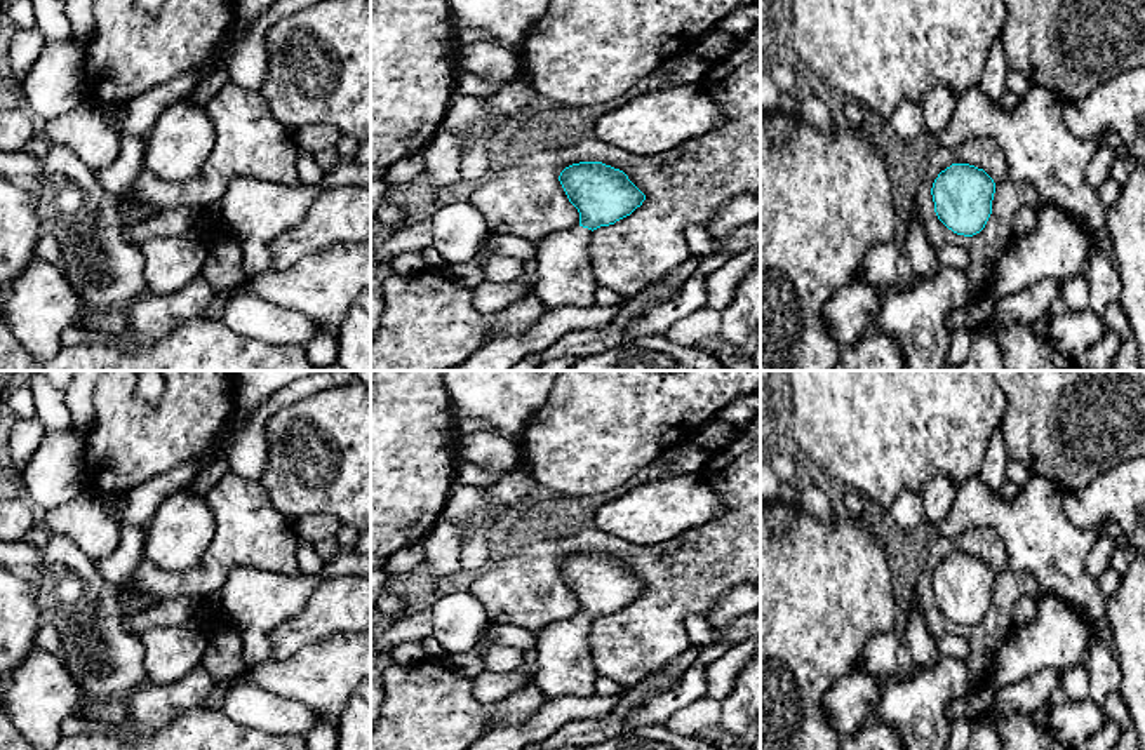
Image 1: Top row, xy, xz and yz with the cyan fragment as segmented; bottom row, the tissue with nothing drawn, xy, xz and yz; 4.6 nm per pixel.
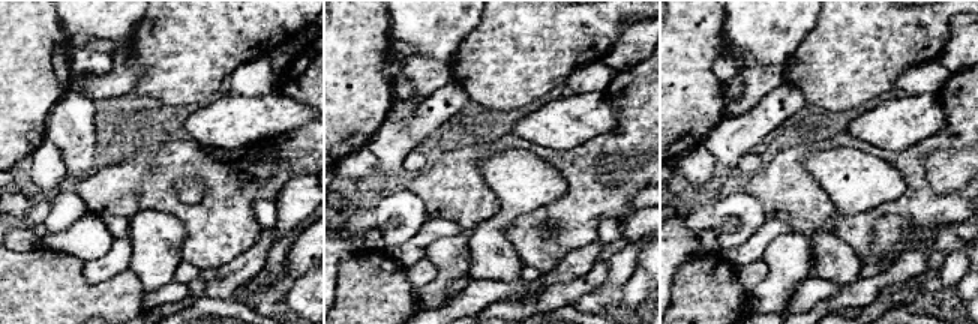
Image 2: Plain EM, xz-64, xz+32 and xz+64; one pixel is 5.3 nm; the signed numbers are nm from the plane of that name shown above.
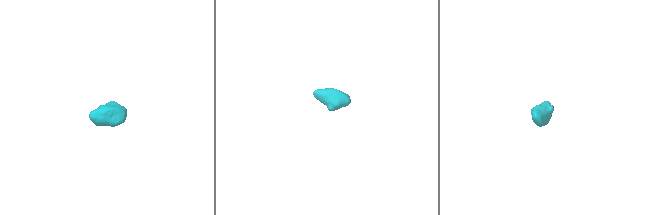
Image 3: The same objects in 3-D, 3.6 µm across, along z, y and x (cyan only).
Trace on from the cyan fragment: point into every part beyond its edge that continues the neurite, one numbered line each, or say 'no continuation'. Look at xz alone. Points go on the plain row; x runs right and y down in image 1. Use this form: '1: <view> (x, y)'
1: xz (564, 665)

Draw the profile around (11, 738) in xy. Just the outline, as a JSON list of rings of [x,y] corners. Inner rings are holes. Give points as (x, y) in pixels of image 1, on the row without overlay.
[[[0,710],[0,750],[37,750],[3,710]]]

